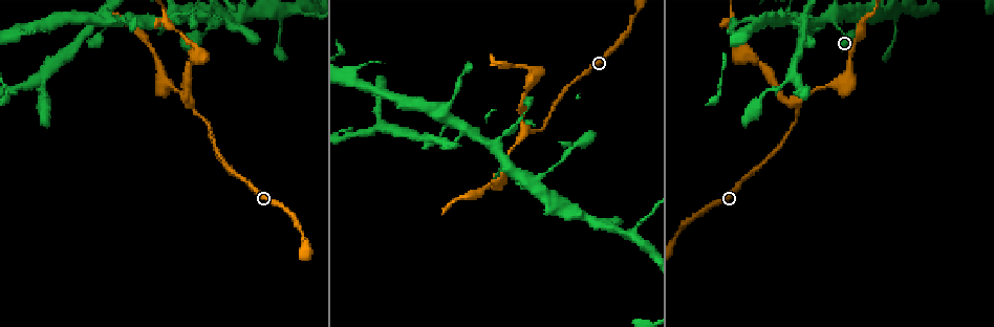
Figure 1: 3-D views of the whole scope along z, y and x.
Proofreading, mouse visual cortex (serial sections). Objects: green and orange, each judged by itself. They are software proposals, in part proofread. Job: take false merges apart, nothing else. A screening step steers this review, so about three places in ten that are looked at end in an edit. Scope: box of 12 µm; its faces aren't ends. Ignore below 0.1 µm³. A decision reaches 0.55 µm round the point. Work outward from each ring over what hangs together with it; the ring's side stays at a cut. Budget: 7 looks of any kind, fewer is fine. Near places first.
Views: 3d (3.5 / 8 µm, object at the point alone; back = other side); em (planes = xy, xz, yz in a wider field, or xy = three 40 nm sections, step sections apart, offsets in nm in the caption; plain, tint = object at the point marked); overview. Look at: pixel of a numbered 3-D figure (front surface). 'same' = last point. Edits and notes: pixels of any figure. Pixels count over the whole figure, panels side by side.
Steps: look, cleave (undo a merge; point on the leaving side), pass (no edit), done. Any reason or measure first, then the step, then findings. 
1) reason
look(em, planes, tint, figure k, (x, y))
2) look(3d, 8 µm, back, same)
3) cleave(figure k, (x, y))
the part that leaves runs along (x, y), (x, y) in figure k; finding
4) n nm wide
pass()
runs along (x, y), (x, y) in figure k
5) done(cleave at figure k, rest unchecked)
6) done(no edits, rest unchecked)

four arms meet
look(3d, 3.5 µm, figure 1, (212, 19))

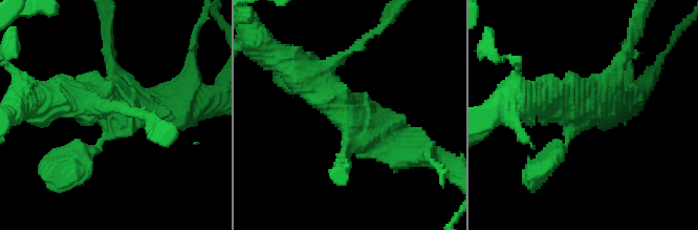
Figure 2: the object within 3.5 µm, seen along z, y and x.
4 arms; arms of 200, 300, 450, 500 nm; now the EM
look(em, xy, step 1, tint, figure 2, (575, 114))

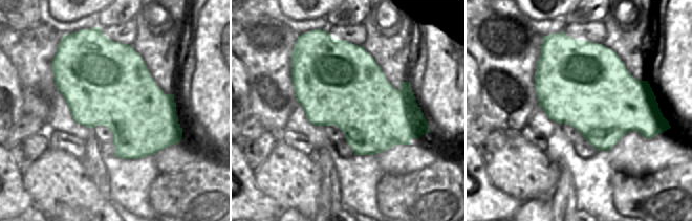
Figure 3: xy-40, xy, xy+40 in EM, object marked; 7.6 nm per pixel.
pass()
runs along (542, 160), (576, 111), (537, 99) in figure 2; one cell here

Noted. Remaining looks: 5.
abrupt turn
look(3d, 3.5 µm, figure 1, (495, 148))

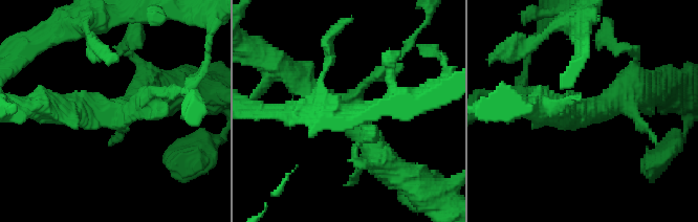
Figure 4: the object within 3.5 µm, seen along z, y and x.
look(em, xy, step 3, plain, figure 4, (111, 110))

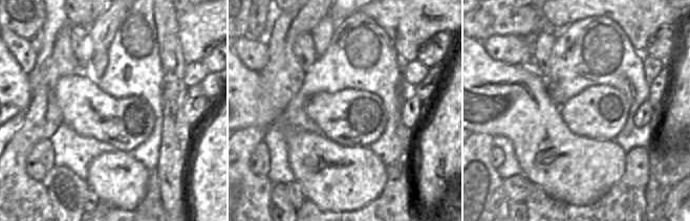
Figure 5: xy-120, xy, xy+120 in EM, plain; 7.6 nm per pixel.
look(em, xy, step 3, tint, same)

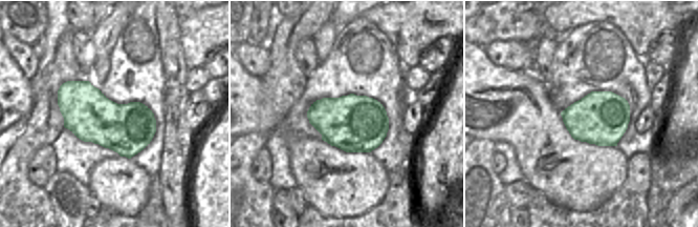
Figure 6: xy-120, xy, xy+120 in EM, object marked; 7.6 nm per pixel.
pass()
one cell here

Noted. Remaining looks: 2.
look(3d, 3.5 µm, figure 1, (435, 136))

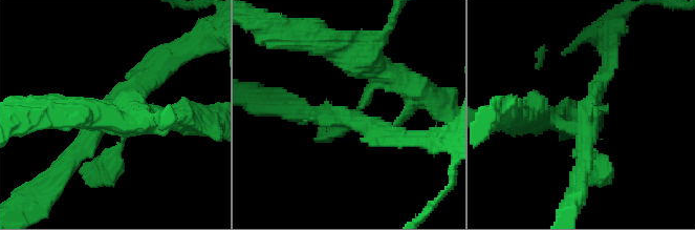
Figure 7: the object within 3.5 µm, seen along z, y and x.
look(em, xy, step 5, tint, figure 7, (342, 115))

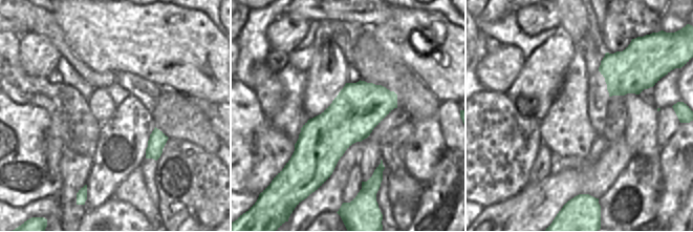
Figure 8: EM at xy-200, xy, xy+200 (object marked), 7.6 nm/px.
pass()
runs along (153, 116), (108, 116), (63, 171) in figure 7; all the same cell

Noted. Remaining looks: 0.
done(no edits, rest unchecked)

